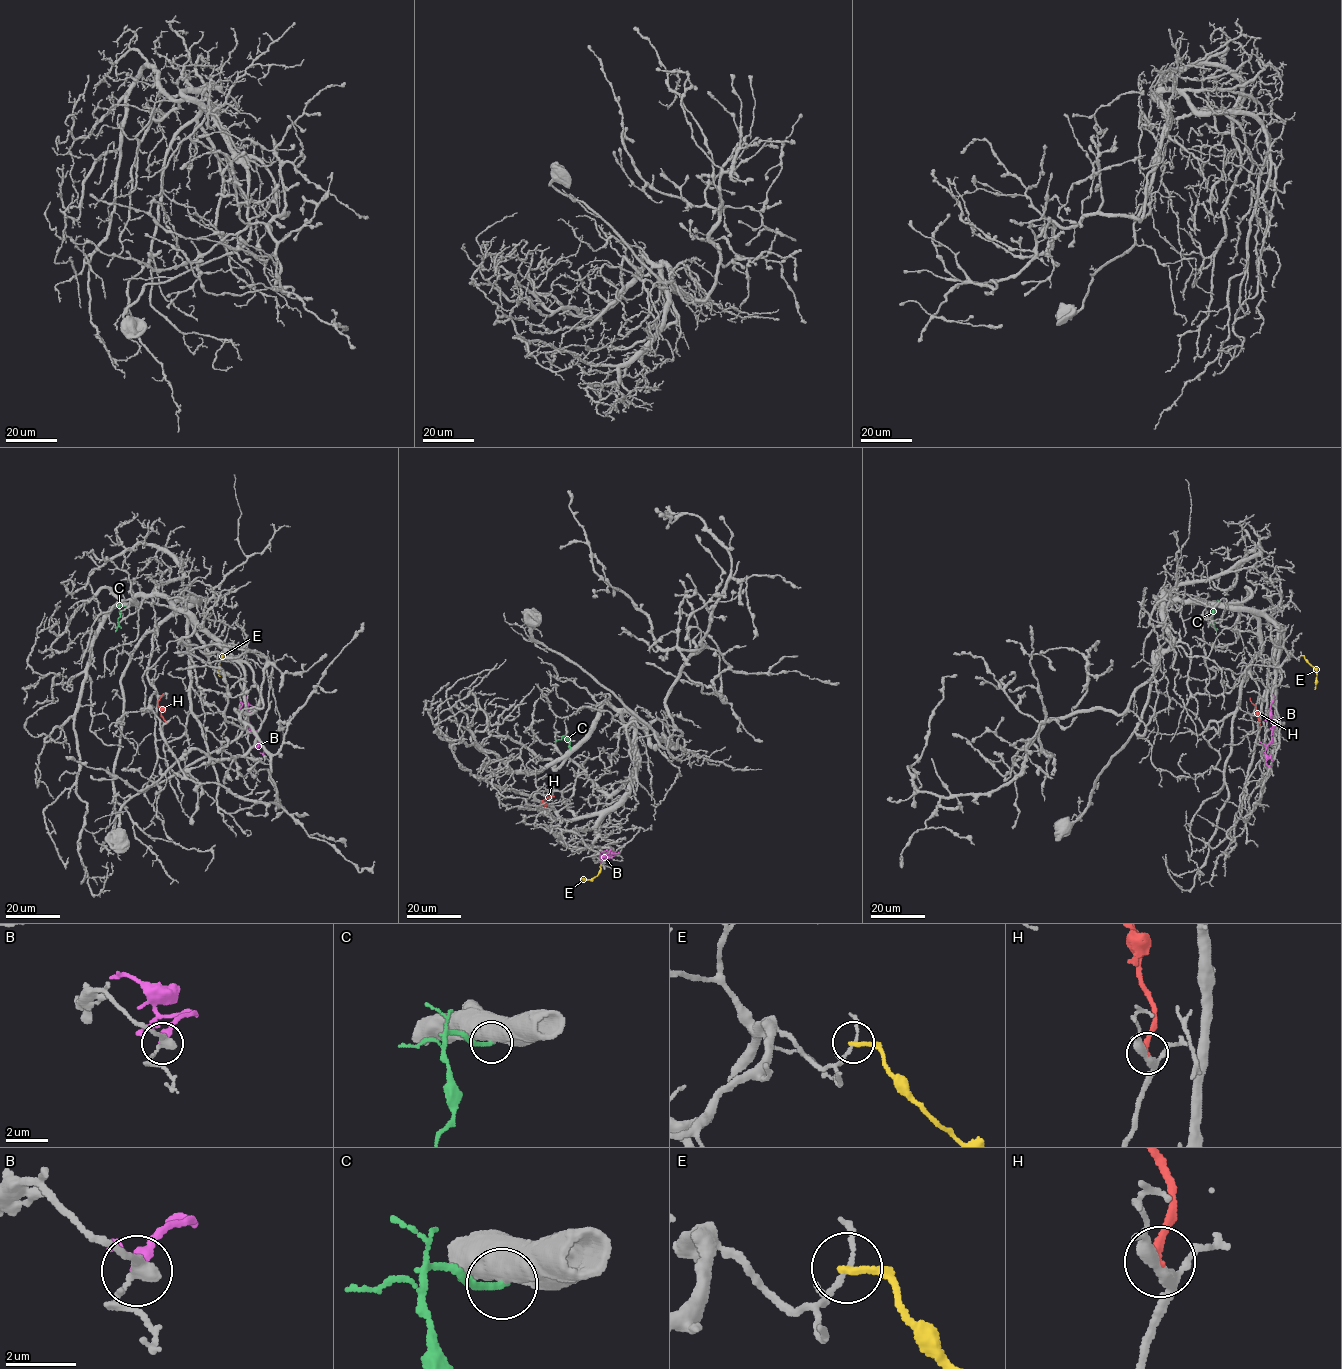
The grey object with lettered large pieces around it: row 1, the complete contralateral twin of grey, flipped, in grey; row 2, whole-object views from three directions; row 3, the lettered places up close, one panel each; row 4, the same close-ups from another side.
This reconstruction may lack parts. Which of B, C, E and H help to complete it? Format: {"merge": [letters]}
{"merge": []}

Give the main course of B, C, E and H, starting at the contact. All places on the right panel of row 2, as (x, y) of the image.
B: (1269, 768), (1265, 751), (1273, 729), (1270, 718), (1272, 695)
C: (1222, 606), (1217, 604), (1211, 617), (1216, 630)
E: (1301, 655), (1316, 671), (1314, 689)
H: (1259, 727), (1258, 713), (1250, 697)

